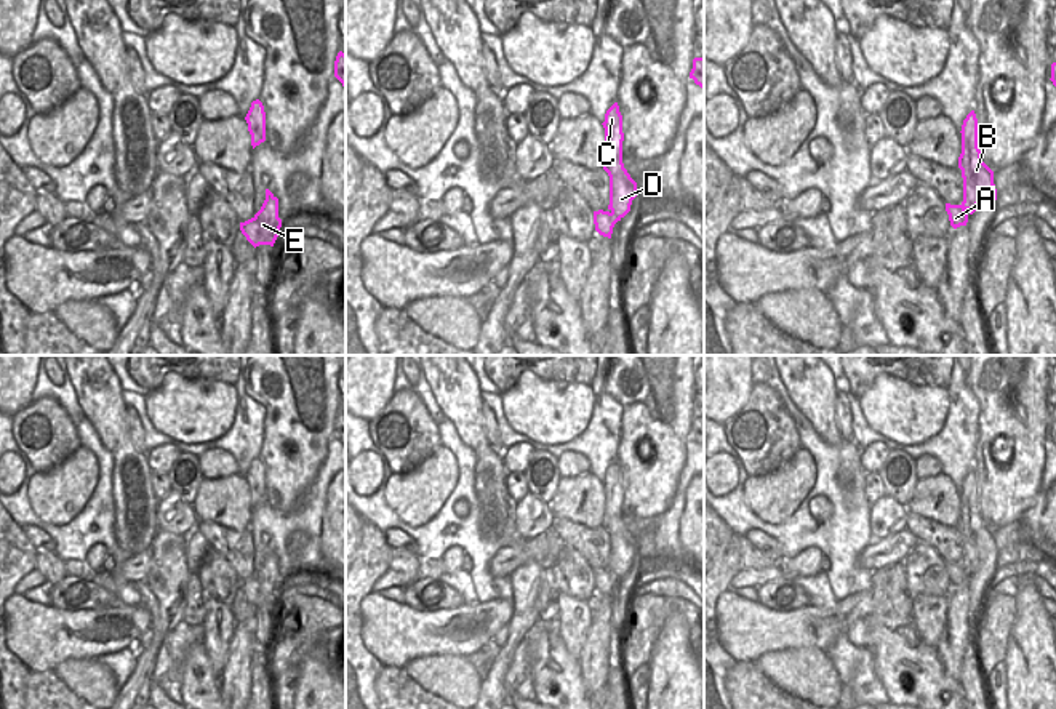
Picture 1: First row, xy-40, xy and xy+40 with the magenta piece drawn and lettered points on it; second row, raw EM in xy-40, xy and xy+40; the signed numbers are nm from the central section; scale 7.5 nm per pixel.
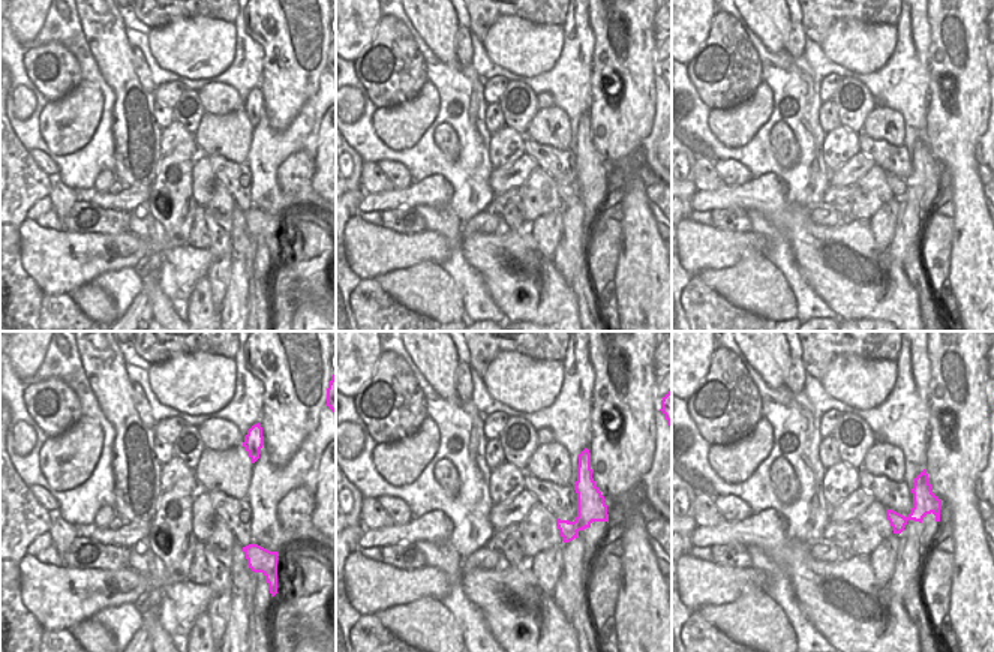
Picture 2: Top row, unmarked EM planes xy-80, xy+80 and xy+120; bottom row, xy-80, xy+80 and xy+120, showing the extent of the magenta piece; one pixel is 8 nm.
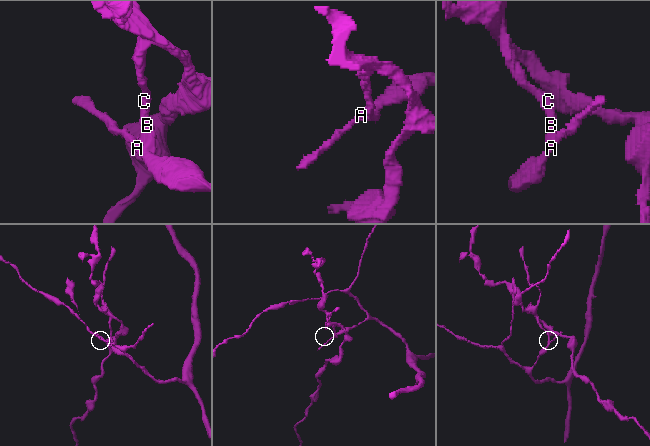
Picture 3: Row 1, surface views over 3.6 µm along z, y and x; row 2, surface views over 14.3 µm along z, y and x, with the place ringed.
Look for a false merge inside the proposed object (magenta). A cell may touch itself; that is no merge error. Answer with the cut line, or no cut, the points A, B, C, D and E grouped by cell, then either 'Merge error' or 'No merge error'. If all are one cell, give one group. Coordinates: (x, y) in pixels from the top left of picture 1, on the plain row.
Split along xy (612, 570), (620, 576). Groups: A E / B C D. Merge error.

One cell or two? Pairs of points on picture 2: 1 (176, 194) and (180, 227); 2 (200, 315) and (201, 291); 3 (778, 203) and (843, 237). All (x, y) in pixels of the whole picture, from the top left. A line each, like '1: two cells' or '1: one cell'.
1: one cell
2: one cell
3: one cell

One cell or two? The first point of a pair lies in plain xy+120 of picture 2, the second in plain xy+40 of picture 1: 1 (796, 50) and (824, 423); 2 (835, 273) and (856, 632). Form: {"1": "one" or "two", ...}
{"1": "two", "2": "one"}

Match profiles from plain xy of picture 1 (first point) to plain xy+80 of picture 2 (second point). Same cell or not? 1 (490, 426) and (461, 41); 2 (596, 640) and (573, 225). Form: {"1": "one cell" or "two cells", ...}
{"1": "one cell", "2": "one cell"}

